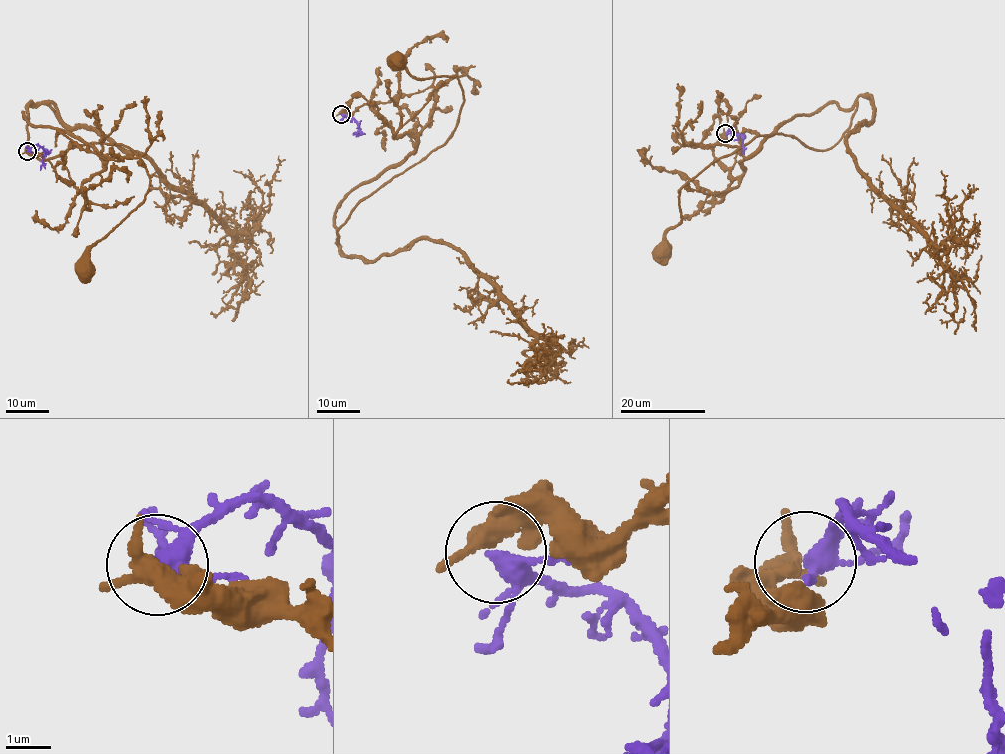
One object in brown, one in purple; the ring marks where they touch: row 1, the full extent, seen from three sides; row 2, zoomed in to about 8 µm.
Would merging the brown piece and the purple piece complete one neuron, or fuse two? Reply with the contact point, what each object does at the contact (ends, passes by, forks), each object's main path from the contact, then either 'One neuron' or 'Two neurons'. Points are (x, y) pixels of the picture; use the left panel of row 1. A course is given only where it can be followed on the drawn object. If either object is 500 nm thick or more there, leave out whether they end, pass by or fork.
Place: (27, 151). At the ring brown passes by. At the ring purple forks. Course of brown: (27, 151), (79, 191), (103, 169), (23, 113), (38, 159), (107, 144), (143, 162), (149, 191), (84, 269). Course of purple: (27, 151), (38, 145), (44, 149), (40, 170). Two neurons

